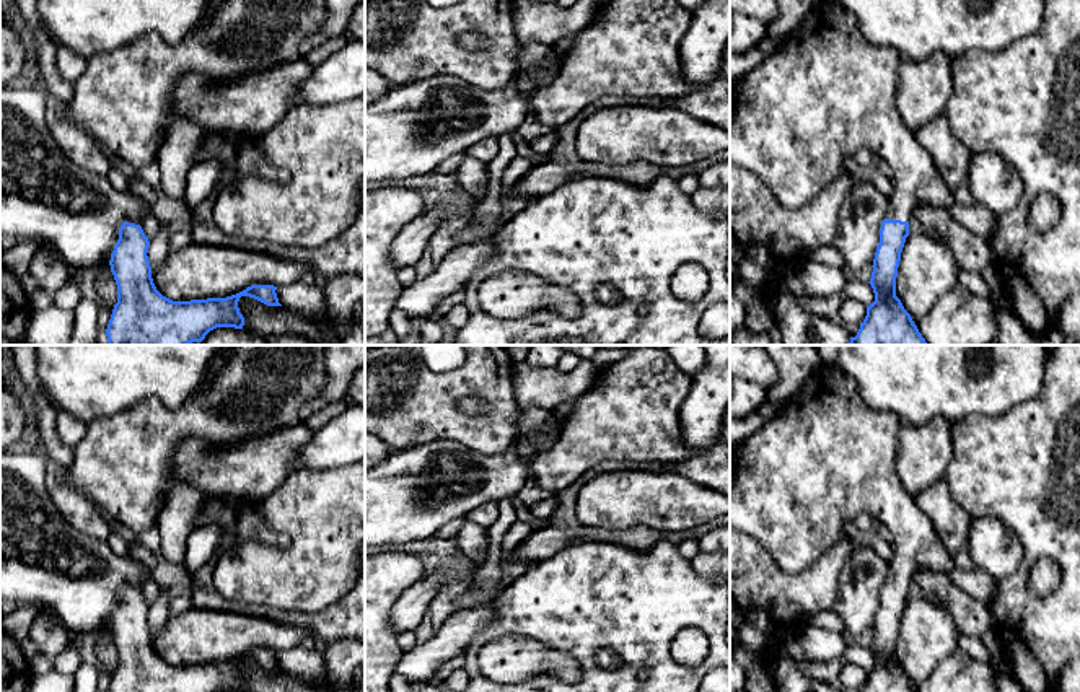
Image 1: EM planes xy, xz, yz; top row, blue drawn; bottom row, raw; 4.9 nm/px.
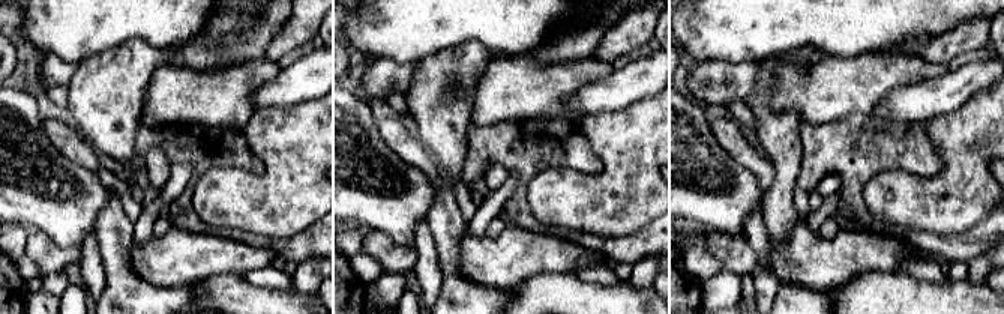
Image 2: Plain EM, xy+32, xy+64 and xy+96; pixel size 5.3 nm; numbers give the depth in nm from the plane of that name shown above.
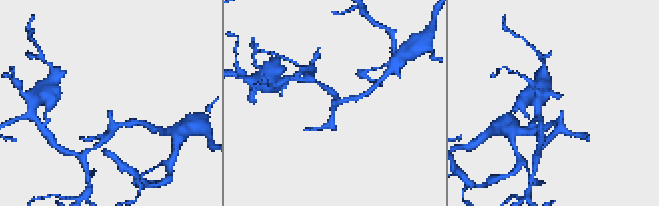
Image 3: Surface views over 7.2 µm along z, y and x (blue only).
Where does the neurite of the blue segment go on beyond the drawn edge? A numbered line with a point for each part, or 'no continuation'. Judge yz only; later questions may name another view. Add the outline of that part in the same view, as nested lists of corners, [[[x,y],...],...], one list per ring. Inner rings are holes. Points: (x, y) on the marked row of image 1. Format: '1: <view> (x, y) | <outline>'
1: yz (826, 91) | [[[816,0],[782,46],[733,90],[730,161],[754,173],[785,208],[800,208],[845,173],[845,160],[867,148],[891,169],[886,218],[911,221],[919,204],[955,204],[929,153],[904,124],[896,101],[902,57],[867,41],[857,20],[841,5]]]

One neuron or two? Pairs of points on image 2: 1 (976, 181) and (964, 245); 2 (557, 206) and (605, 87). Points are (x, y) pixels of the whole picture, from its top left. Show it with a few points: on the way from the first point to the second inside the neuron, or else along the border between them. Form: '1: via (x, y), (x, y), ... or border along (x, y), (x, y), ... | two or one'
1: border along (988, 214), (961, 232), (935, 233), (931, 230) | two
2: border along (629, 104), (620, 108), (590, 113), (583, 119) | two

